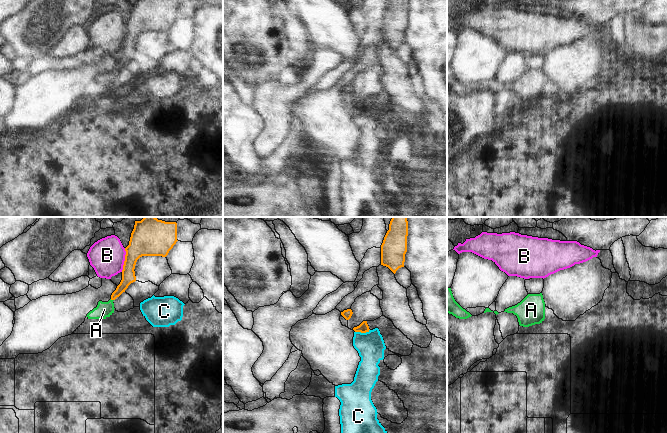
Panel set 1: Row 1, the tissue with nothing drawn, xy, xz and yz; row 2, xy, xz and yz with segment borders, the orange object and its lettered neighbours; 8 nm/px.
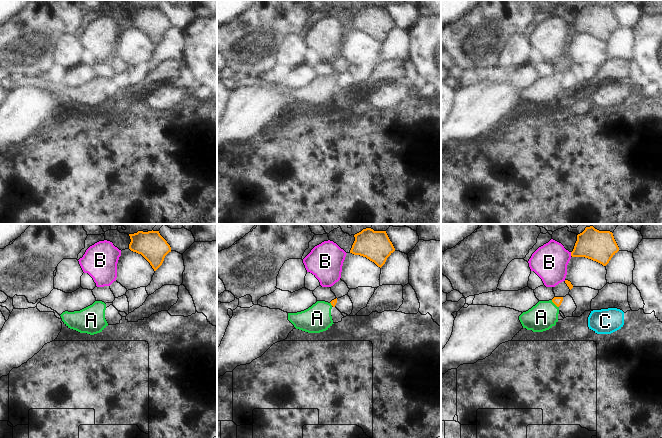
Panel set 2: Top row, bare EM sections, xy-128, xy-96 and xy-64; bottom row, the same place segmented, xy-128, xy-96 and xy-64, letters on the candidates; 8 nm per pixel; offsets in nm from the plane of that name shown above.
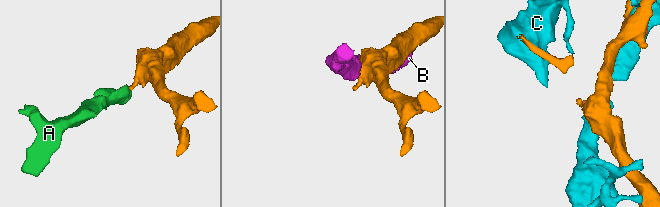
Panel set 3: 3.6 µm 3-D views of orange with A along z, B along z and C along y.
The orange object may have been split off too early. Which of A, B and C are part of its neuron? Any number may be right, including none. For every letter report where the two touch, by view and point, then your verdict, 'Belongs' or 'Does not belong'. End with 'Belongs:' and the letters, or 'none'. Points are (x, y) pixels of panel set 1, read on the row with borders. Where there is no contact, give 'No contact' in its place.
A: Touches orange at xy (112, 299). Belongs
B: Touches orange at xy (125, 260). Does not belong
C: Touches orange at xz (362, 332). Does not belong
Belongs: A.

